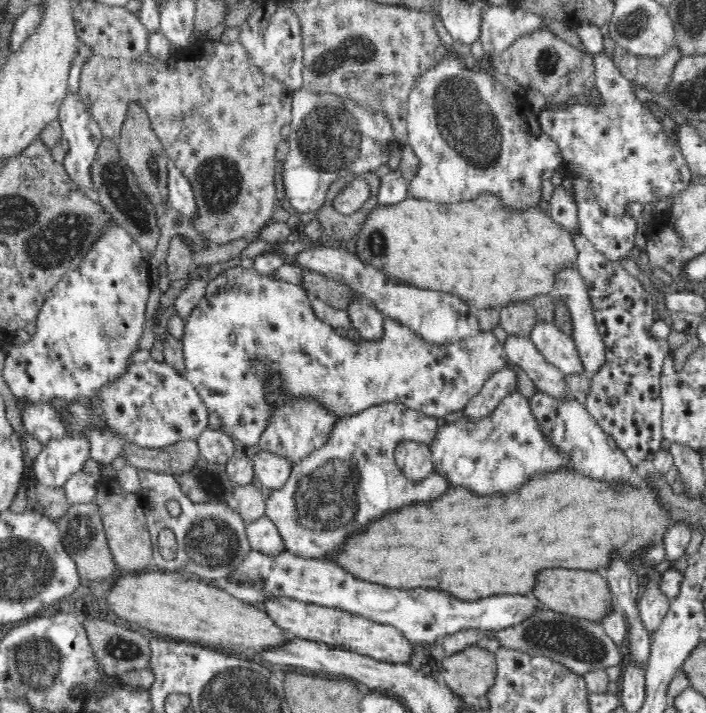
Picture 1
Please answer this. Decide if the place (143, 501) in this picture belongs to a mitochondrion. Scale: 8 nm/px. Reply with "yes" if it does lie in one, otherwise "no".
no

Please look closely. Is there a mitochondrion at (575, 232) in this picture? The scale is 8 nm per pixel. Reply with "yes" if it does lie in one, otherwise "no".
no

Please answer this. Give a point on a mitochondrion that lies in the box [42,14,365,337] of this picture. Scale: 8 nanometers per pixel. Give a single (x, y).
(219, 179)

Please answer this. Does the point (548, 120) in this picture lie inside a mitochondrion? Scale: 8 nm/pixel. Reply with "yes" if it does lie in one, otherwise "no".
no

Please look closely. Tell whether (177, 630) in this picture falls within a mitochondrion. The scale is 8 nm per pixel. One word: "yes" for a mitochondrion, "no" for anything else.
no

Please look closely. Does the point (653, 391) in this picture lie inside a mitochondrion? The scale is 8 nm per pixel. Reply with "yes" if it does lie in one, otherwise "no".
no

